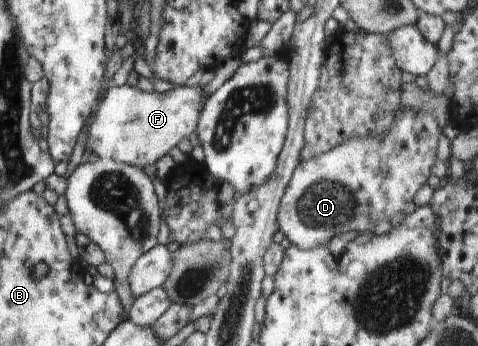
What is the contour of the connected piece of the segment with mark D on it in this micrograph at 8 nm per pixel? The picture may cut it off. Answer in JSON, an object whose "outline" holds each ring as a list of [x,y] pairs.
{"outline":[[[401,107],[394,116],[393,125],[382,138],[349,138],[324,154],[297,164],[281,196],[276,217],[278,230],[284,233],[291,244],[308,250],[318,245],[326,246],[331,237],[338,233],[371,232],[375,223],[389,221],[393,215],[404,209],[408,201],[413,201],[415,193],[427,183],[429,170],[437,159],[437,137],[442,129],[427,112]]]}

